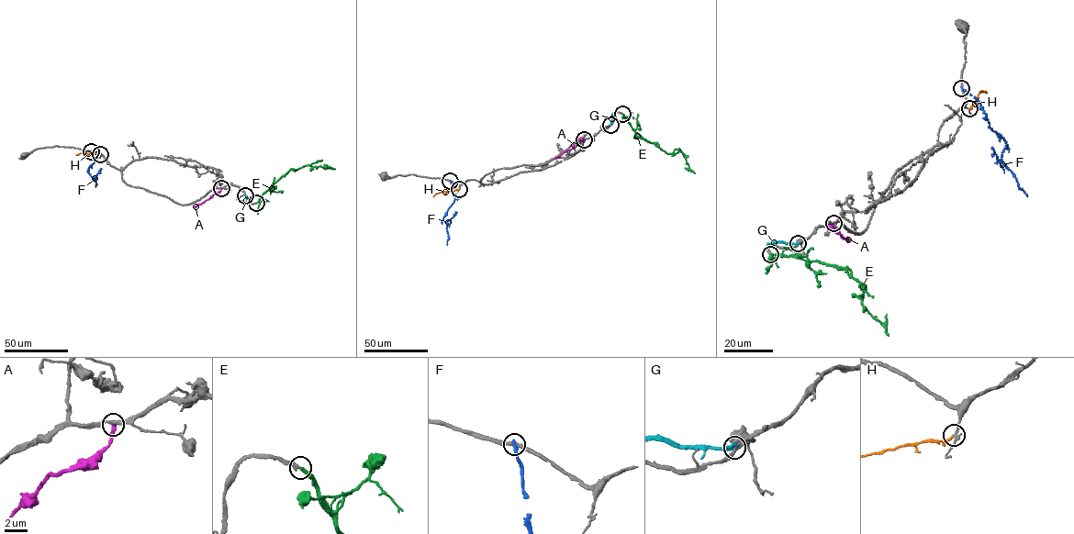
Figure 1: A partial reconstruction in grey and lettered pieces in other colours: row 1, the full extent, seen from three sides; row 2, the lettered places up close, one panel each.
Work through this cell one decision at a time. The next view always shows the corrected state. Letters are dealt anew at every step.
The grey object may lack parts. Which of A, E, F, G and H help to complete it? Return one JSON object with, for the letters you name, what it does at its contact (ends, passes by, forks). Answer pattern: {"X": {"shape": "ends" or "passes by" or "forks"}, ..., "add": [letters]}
{"add": []}

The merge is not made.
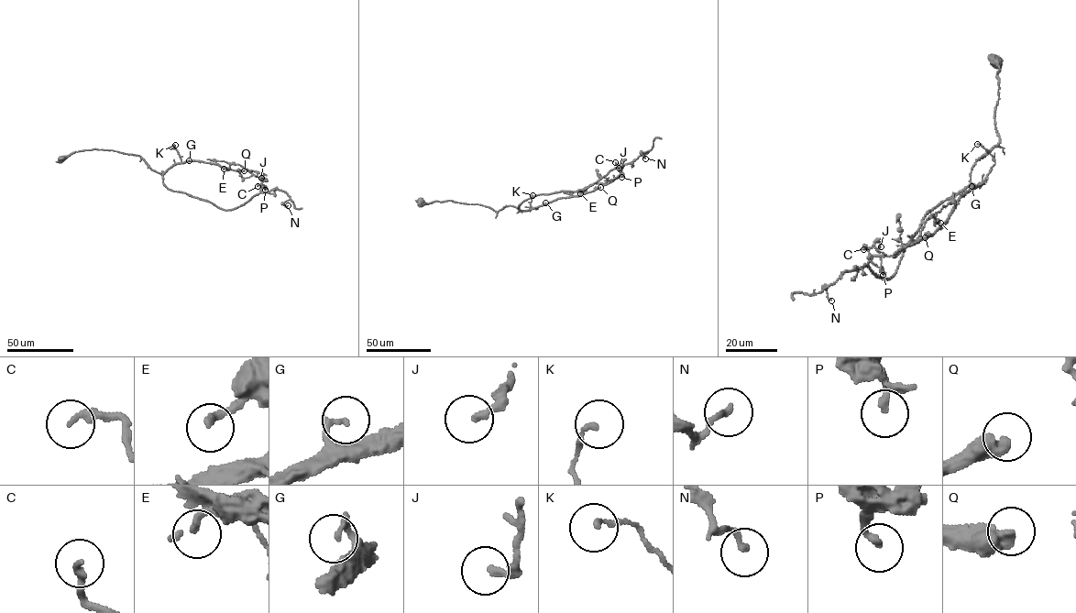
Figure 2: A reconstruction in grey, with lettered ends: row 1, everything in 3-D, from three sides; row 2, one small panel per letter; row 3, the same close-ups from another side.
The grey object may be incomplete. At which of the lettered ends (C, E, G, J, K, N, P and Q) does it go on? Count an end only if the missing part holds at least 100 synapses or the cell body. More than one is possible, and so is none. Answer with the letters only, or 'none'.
none

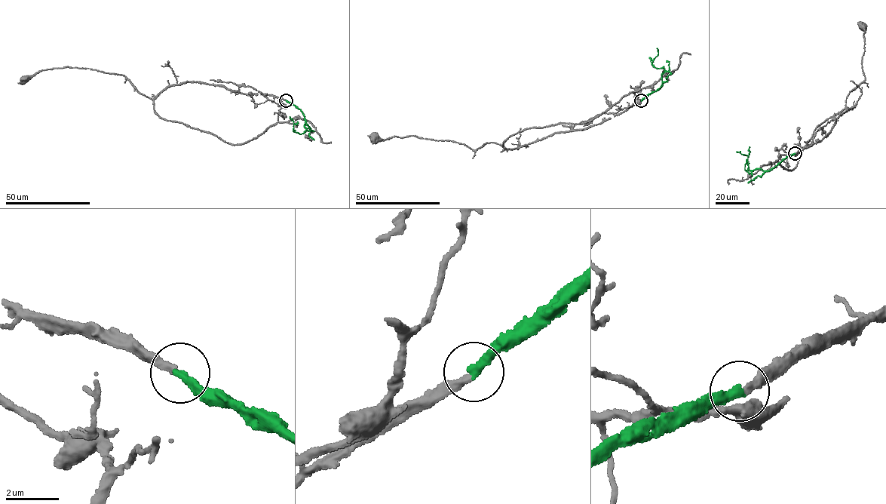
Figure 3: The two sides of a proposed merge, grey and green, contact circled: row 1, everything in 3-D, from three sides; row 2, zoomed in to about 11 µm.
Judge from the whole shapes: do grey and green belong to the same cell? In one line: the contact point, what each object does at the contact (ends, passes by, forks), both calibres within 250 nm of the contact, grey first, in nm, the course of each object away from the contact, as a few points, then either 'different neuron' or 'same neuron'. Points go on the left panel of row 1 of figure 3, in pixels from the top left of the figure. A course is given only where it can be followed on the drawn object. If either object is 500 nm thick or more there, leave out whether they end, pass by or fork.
at (286, 100); grey ends there; green ends there; 300 nm thick on the grey side, 340 nm on the other; grey runs (286, 100), (260, 93), (280, 105), (278, 121), (234, 144), (162, 118), (122, 75), (67, 66), (25, 79); green runs (286, 100), (301, 110), (306, 121), (306, 130), (298, 133), (294, 130), (293, 124), (298, 123), (295, 124); same neuron

